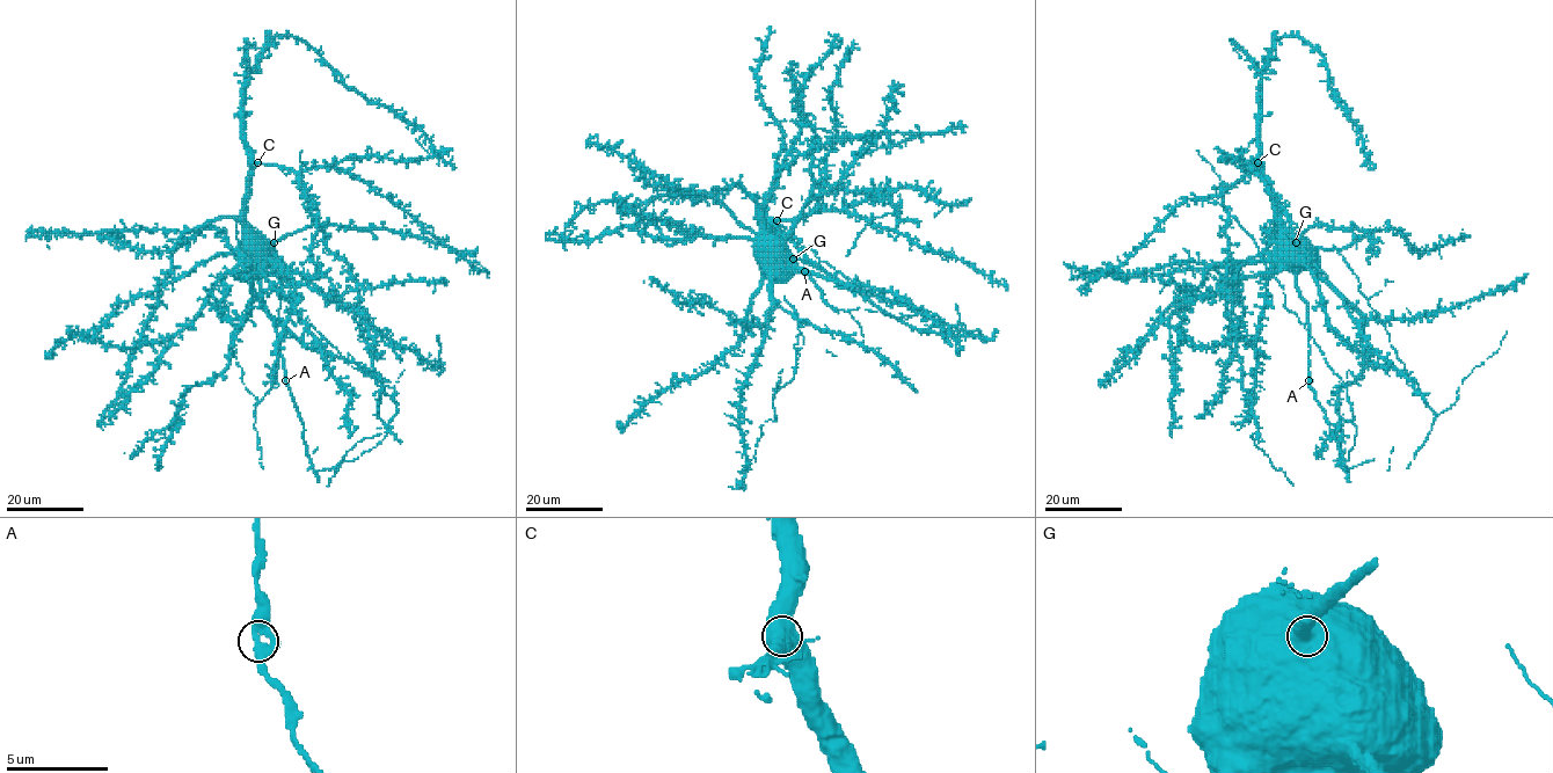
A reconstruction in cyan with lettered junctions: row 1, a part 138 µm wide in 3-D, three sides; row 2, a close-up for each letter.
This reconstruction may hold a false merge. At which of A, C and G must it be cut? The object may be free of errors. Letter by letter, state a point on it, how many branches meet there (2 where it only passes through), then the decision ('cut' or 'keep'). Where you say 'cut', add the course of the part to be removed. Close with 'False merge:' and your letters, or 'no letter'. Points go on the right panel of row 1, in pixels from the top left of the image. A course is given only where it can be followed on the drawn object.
A: at (1309, 380); 2 branches meet; keep
C: at (1258, 162); 2 branches meet; keep
G: at (1296, 242); 2 branches meet; keep
False merge: no letter

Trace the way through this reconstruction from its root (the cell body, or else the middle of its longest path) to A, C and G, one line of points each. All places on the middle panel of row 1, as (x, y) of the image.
A: (771, 247), (781, 246), (785, 253), (781, 265), (785, 269), (804, 271)
C: (771, 247), (764, 248), (763, 241), (777, 220)
G: (771, 247), (785, 247), (793, 259)

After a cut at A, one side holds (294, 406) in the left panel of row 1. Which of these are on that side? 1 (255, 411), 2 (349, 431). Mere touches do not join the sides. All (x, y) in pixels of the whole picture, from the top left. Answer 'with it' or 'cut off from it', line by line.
1: with it
2: cut off from it

